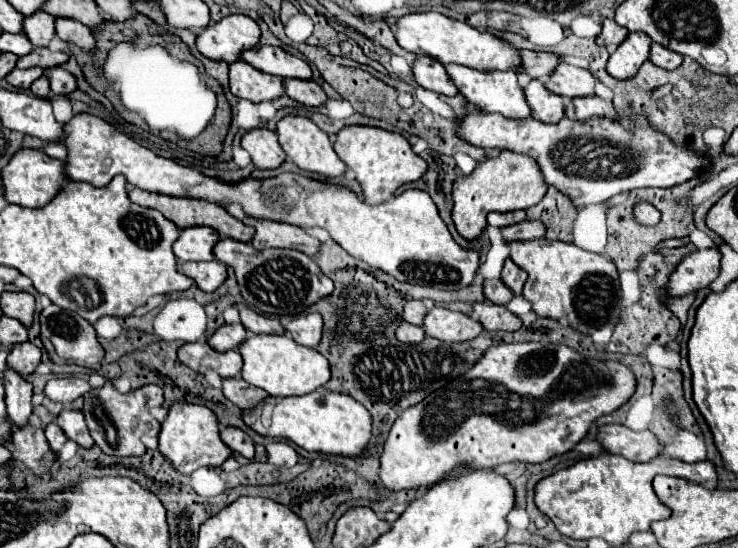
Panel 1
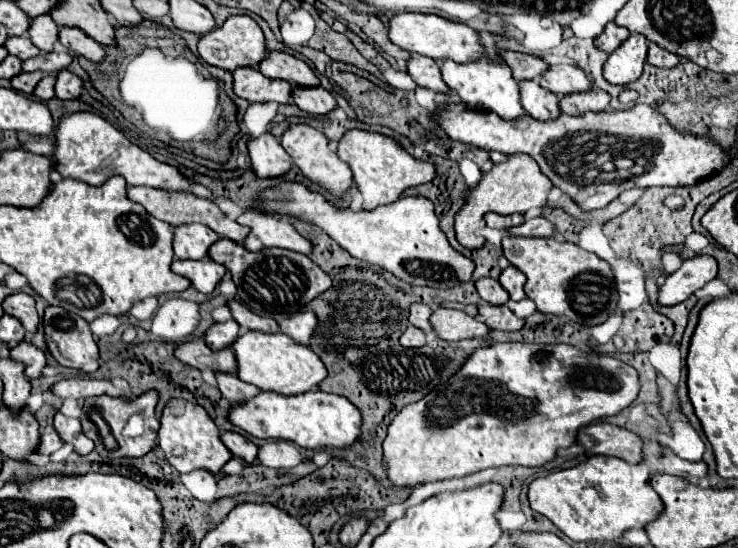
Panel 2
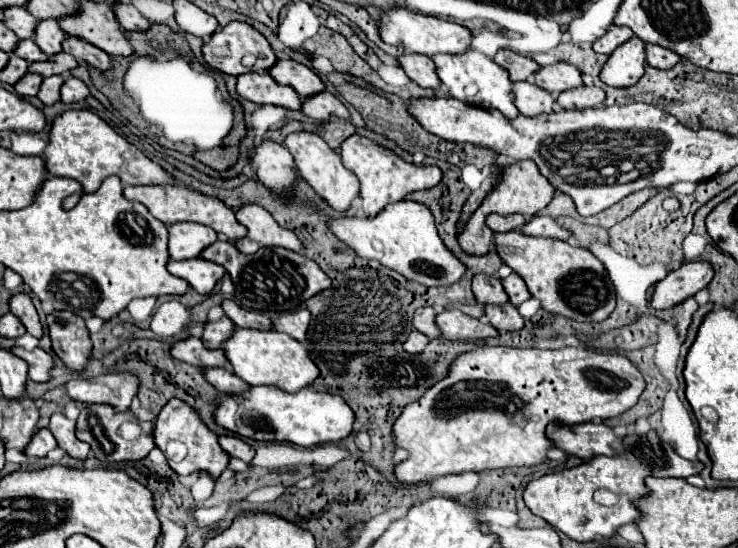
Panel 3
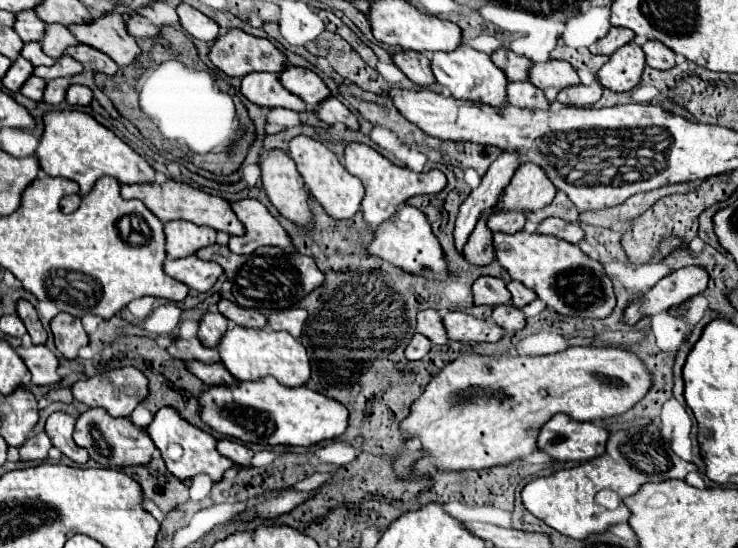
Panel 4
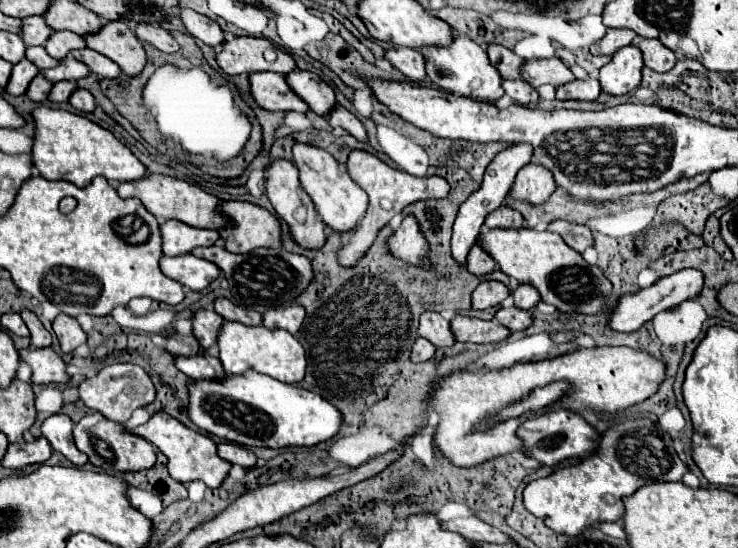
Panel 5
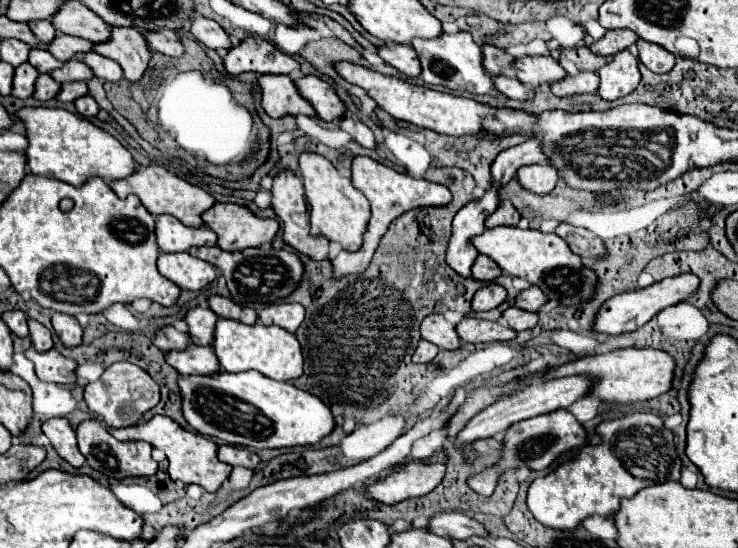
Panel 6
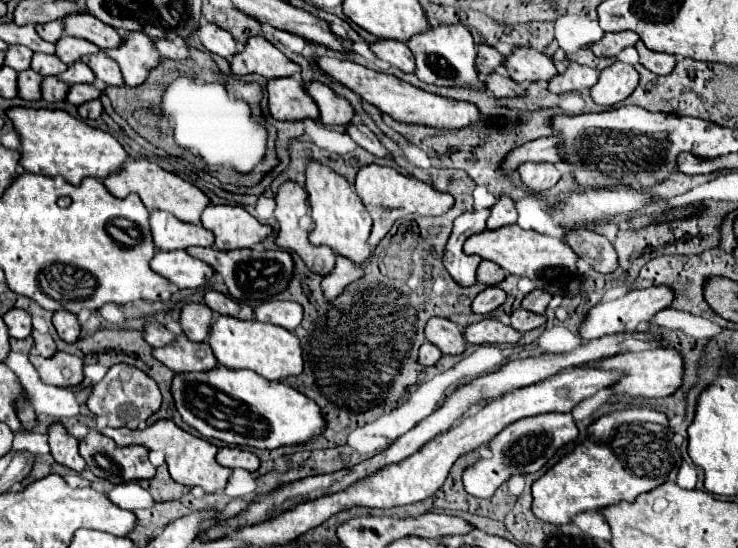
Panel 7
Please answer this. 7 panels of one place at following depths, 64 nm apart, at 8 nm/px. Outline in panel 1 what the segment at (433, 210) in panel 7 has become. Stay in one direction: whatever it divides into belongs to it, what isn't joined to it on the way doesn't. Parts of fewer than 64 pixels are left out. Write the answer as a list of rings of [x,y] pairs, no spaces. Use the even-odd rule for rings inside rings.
[[[370,126],[342,128],[336,134],[334,152],[356,174],[356,180],[362,186],[362,198],[366,204],[382,204],[390,200],[400,186],[420,180],[428,170],[428,164],[424,164],[424,160],[412,152],[406,138],[402,138],[396,132],[370,128]]]

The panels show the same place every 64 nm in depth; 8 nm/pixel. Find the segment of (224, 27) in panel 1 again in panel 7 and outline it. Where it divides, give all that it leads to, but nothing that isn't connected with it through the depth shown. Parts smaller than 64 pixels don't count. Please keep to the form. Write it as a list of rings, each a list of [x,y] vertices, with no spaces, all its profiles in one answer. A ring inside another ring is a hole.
[[[252,36],[246,48],[232,58],[232,72],[238,76],[260,74],[264,78],[286,78],[300,72],[300,66],[290,62],[264,36]]]

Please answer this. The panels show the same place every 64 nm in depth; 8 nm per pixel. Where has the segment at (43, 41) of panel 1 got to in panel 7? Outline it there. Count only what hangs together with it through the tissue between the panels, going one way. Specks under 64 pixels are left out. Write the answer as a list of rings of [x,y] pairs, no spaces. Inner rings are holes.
[[[62,36],[58,42],[56,42],[56,56],[64,62],[64,64],[74,64],[78,62],[82,56],[88,56],[88,54],[96,54],[98,48],[88,42],[88,40],[80,40],[80,38],[72,38],[72,36]]]

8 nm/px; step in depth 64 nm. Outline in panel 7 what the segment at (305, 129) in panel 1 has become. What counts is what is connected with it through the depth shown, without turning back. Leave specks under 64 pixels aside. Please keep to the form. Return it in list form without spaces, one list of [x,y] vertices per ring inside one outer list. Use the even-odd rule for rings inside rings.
[[[310,162],[306,168],[306,190],[308,200],[312,206],[312,218],[316,222],[316,230],[310,236],[310,242],[314,246],[328,246],[338,256],[344,256],[352,260],[356,266],[362,266],[372,258],[372,248],[368,244],[372,218],[368,210],[360,204],[360,198],[356,196],[354,188],[342,180],[342,176],[336,176],[330,168],[324,168],[320,162]]]

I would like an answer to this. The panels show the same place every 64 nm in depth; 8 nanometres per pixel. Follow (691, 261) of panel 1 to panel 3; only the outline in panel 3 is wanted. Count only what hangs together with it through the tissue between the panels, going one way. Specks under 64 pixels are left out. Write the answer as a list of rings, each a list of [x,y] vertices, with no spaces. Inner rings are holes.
[[[686,262],[654,286],[650,306],[656,310],[674,308],[676,304],[694,296],[698,290],[704,290],[710,280],[712,268],[708,268],[708,264]]]

